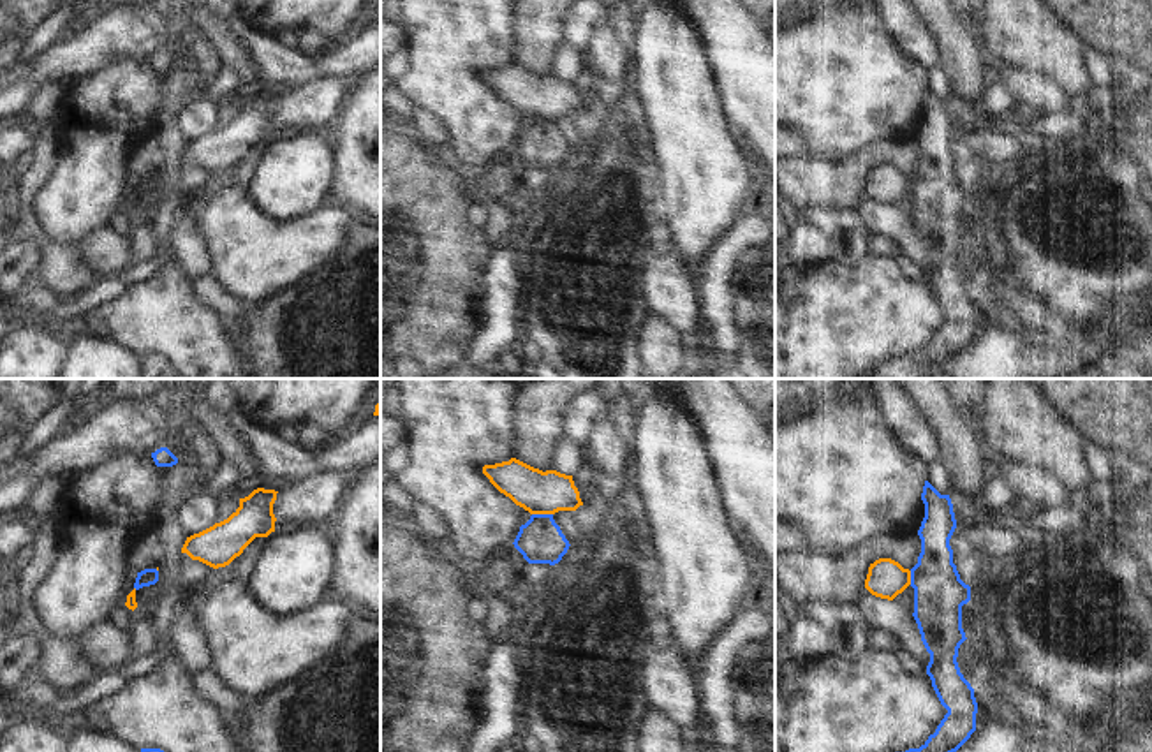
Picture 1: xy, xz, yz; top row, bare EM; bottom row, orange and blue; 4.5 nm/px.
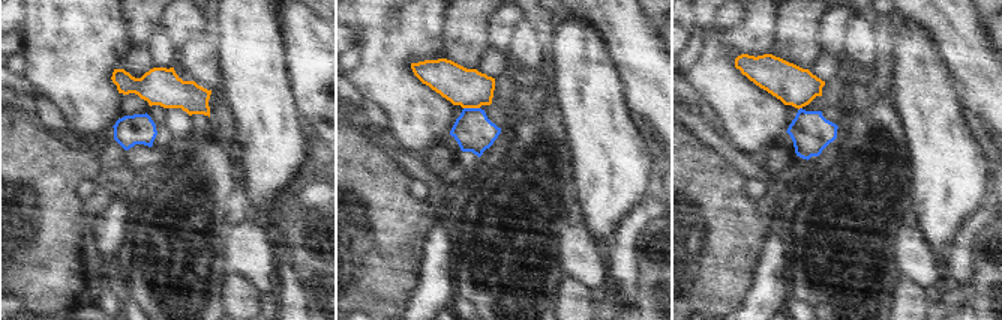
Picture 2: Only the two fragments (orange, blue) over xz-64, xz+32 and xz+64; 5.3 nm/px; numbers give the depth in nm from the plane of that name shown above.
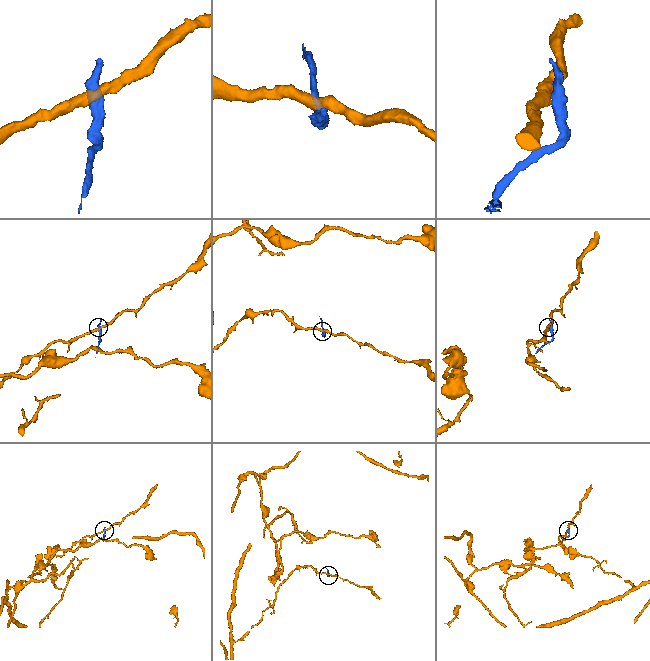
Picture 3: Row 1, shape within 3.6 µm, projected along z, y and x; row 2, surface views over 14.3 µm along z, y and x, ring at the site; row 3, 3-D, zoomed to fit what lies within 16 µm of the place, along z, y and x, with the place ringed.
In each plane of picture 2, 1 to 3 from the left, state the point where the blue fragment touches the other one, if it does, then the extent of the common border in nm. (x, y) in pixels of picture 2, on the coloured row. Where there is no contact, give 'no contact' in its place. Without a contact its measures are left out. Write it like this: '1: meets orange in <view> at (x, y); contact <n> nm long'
1: no contact
2: meets orange in xz+32 at (471, 107); contact 90 nm long
3: meets orange in xz+64 at (800, 107); contact 30 nm long

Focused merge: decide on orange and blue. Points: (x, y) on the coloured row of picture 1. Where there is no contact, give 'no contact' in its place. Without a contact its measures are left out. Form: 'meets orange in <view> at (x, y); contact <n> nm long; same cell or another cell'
meets orange in xz at (543, 513); contact 100 nm long; another cell

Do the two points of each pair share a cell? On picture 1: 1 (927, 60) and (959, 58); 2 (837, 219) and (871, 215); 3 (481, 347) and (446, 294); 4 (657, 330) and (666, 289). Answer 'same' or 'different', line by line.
1: different
2: different
3: different
4: different

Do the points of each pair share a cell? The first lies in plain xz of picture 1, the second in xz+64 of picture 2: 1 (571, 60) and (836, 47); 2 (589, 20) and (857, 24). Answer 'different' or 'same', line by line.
1: different
2: different

